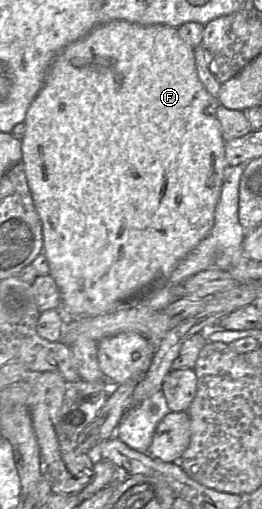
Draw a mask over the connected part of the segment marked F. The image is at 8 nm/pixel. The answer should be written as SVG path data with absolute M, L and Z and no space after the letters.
M111 21L96 26L87 35L70 43L55 56L46 74L42 89L33 100L26 113L24 120L26 131L21 139L21 162L25 169L34 206L42 224L43 254L47 257L49 263L49 275L54 279L60 291L62 306L67 308L68 312L74 316L73 318L93 318L107 314L121 307L128 307L130 304L140 299L145 299L147 301L168 283L168 278L178 263L209 235L214 226L215 209L219 202L224 182L224 170L227 166L230 166L226 160L226 142L222 137L220 122L216 117L216 107L217 99L207 92L198 77L195 65L194 48L181 39L177 28L174 27L166 25L142 26L127 21Z

